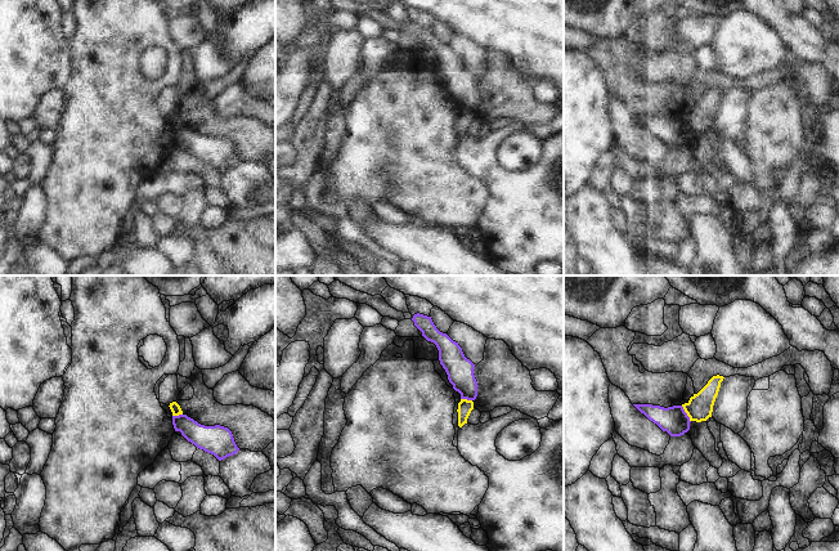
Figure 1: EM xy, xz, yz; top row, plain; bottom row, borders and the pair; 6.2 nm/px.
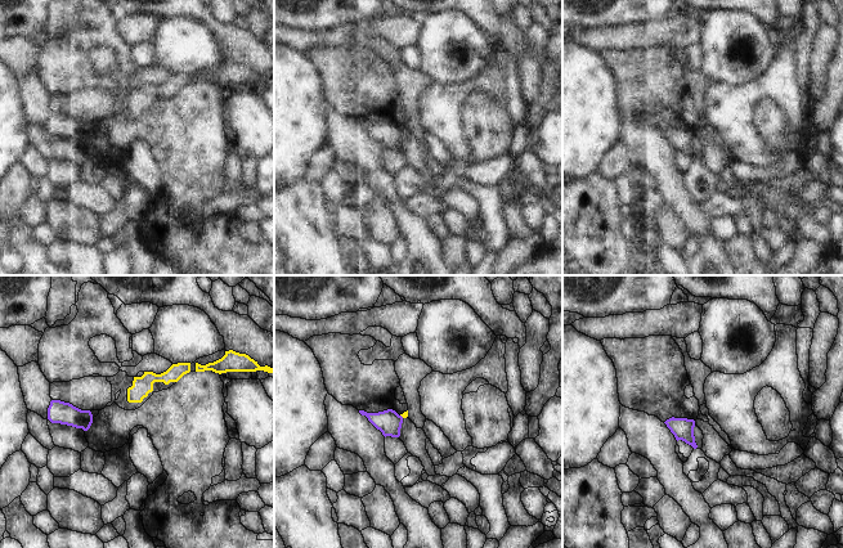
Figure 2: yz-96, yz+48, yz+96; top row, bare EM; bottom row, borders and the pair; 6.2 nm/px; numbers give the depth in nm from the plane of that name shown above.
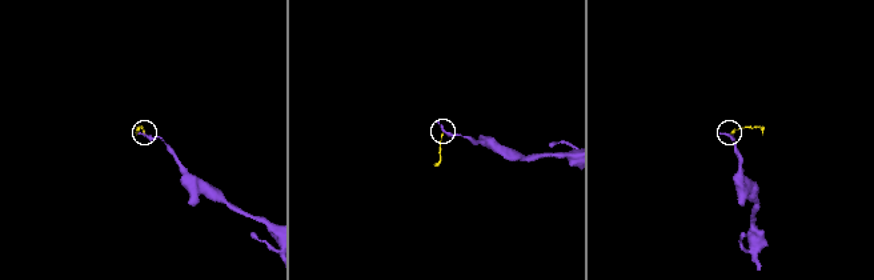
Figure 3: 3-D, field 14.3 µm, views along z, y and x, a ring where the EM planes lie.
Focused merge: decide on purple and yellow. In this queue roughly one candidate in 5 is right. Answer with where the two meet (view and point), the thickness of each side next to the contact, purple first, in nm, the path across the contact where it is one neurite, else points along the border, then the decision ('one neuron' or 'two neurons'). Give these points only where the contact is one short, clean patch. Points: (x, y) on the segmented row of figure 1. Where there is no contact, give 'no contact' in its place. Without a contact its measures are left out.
yz (686, 413) | 170/160 nm | along yz (681, 406), (690, 421) | two neurons

